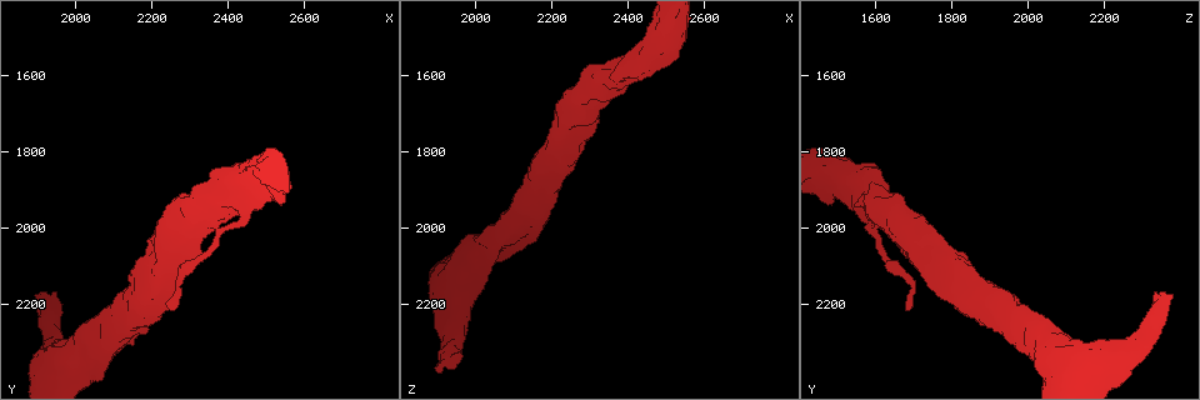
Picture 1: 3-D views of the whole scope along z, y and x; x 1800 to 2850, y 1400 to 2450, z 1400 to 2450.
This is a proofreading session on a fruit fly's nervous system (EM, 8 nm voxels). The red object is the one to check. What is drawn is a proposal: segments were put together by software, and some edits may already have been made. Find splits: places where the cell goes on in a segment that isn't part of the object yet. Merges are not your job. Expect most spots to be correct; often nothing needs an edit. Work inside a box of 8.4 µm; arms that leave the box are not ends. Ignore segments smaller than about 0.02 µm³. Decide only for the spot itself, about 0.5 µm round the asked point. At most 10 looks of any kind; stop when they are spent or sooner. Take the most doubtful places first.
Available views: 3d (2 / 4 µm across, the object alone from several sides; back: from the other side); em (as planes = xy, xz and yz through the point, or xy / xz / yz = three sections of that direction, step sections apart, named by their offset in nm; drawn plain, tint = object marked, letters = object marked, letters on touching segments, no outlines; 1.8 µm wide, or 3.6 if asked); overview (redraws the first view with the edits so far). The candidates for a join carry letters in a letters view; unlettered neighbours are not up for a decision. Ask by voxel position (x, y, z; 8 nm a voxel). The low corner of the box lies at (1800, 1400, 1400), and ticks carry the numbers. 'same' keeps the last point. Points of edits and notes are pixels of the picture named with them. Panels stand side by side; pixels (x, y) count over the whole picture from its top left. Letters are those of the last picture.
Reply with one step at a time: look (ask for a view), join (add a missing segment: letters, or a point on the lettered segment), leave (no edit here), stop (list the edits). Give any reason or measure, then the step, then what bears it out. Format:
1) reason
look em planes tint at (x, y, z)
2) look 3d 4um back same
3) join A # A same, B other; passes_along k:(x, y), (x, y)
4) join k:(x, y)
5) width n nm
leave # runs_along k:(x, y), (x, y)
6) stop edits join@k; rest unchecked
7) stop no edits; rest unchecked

free end
look 3d 4um at (1905, 2175, 2375)

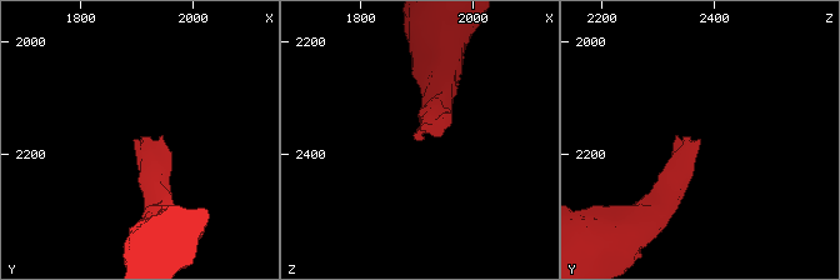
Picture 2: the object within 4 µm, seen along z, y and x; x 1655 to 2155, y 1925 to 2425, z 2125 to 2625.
look em planes letters at (1905, 2180, 2375)

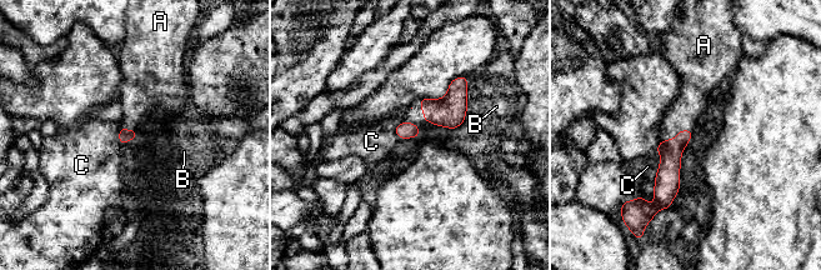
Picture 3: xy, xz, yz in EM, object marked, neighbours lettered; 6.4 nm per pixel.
longest_contact C 360 nm
join A # A same, B other, C other; the cell continues

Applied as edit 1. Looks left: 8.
redraw
look overview

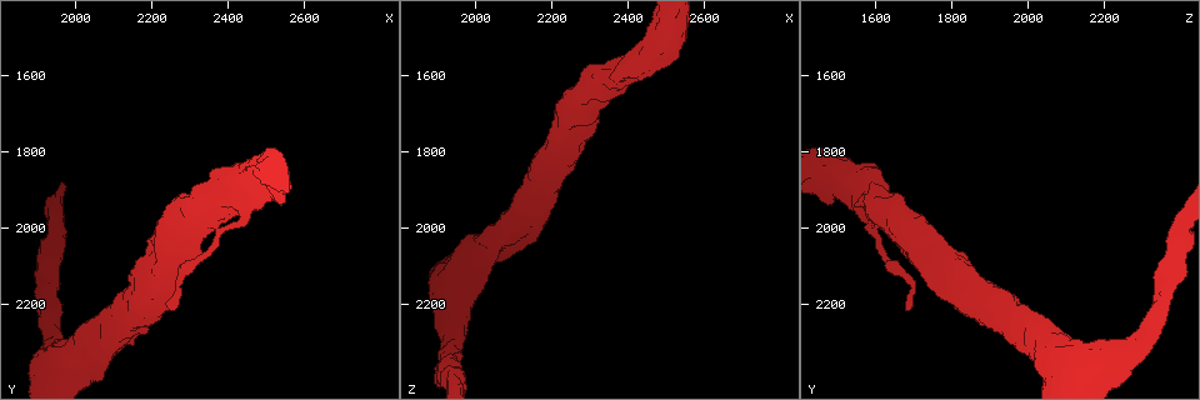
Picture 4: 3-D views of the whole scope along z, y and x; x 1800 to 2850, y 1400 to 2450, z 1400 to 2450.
sudden change in width
look em 3.6um yz step 4 tint at (1985, 2400, 2075)

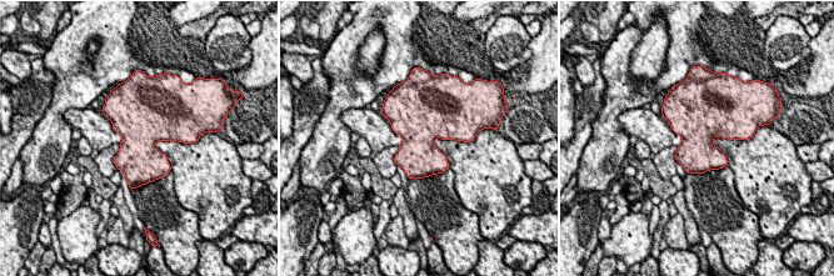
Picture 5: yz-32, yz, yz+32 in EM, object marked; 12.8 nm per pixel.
look em 3.6um planes letters same

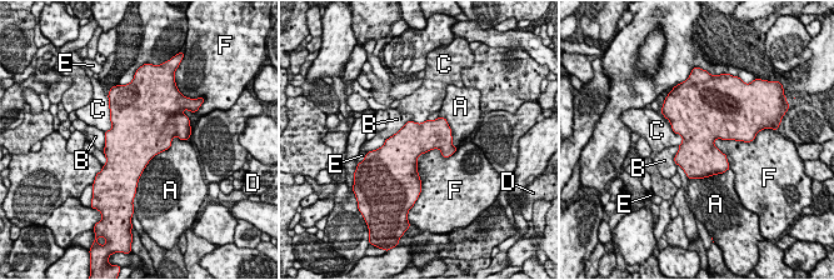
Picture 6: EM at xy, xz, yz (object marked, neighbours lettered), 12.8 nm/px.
width 440 nm
leave # A other, B other, C other, D other, E other, F other; border 6:(458, 148), (423, 153), (420, 183); none of them fits

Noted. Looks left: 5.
look 3d 4um at (2250, 2210, 1675)

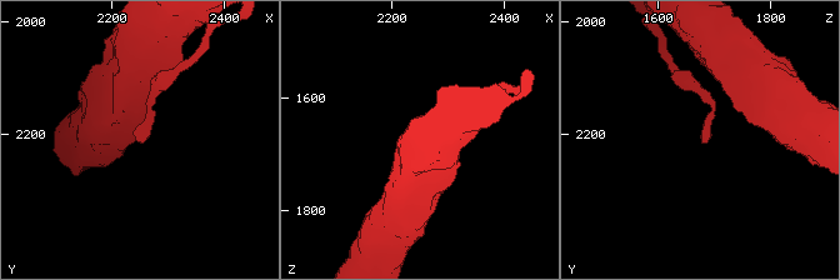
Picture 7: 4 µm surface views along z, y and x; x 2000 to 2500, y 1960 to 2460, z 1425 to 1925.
shape alone is not enough
look em xy step 4 tint at (2245, 2210, 1685)

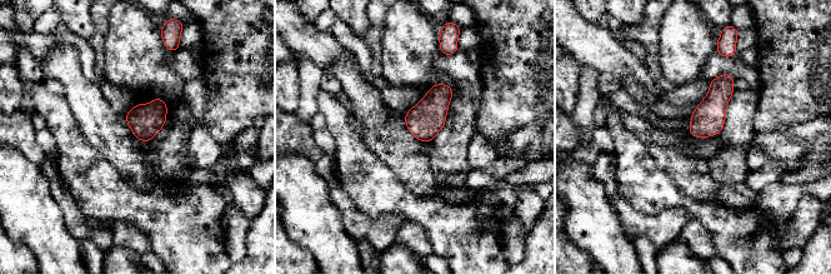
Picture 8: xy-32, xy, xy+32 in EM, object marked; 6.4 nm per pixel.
another direction
look em planes letters same

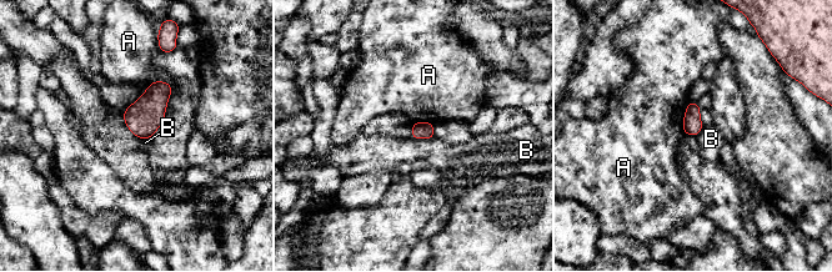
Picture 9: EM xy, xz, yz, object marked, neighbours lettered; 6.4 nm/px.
leave # A other, B other; border 9:(411, 136), (435, 137); none of them fits

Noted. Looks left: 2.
stops while still wide
look 3d 2um at (2385, 1840, 1600)

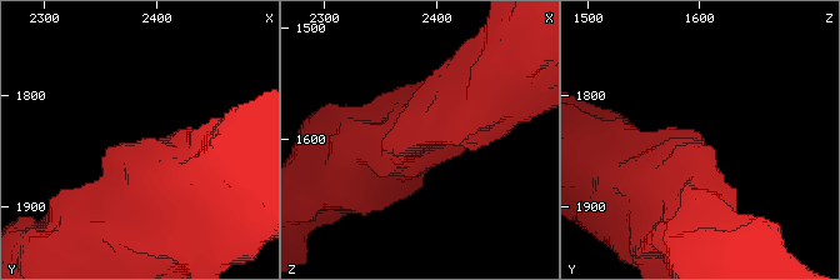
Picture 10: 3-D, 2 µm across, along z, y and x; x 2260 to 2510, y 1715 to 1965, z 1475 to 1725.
look em planes letters at (2380, 1840, 1600)

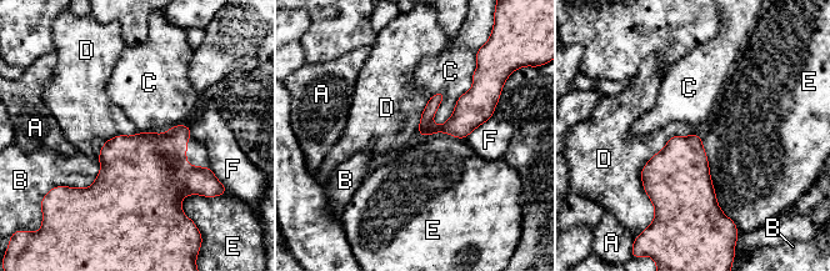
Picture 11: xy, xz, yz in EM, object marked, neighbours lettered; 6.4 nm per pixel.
leave # A other, B other, C other, D other, E other, F other; border 11:(699, 134), (643, 167), (654, 209); no lettered segment goes on from it

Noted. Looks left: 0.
stop edits join@3; rest unchecked

